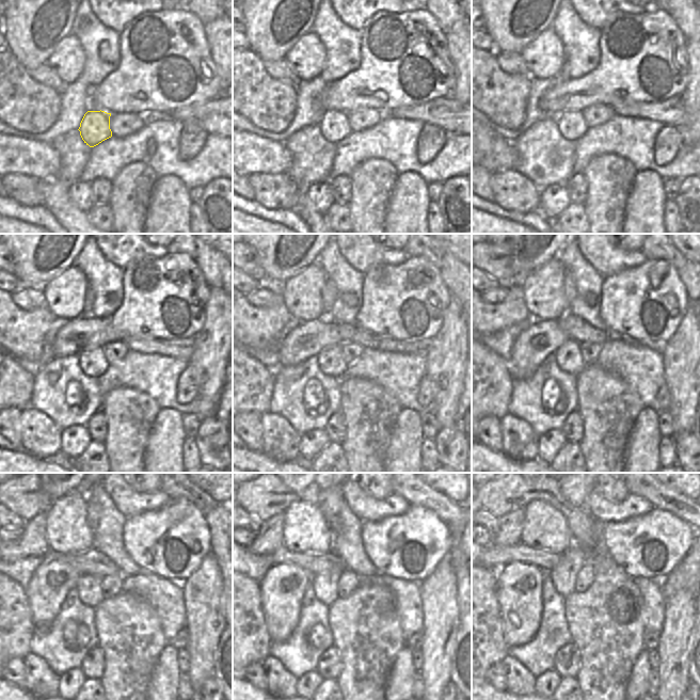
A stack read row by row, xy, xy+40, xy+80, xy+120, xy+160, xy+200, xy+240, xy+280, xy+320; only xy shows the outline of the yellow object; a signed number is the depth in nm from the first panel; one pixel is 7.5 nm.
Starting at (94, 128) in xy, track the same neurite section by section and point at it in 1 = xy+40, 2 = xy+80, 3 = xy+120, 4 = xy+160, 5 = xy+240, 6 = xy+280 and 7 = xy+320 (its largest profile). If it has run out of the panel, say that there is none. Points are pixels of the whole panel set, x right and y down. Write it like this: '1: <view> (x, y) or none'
1: xy+40 (334, 125)
2: xy+80 (571, 124)
3: xy+120 (93, 363)
4: xy+160 (331, 362)
5: xy+240 (89, 588)
6: xy+280 (325, 584)
7: xy+320 (563, 576)

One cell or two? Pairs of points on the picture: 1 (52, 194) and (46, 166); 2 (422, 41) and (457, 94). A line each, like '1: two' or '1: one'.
1: two
2: two

